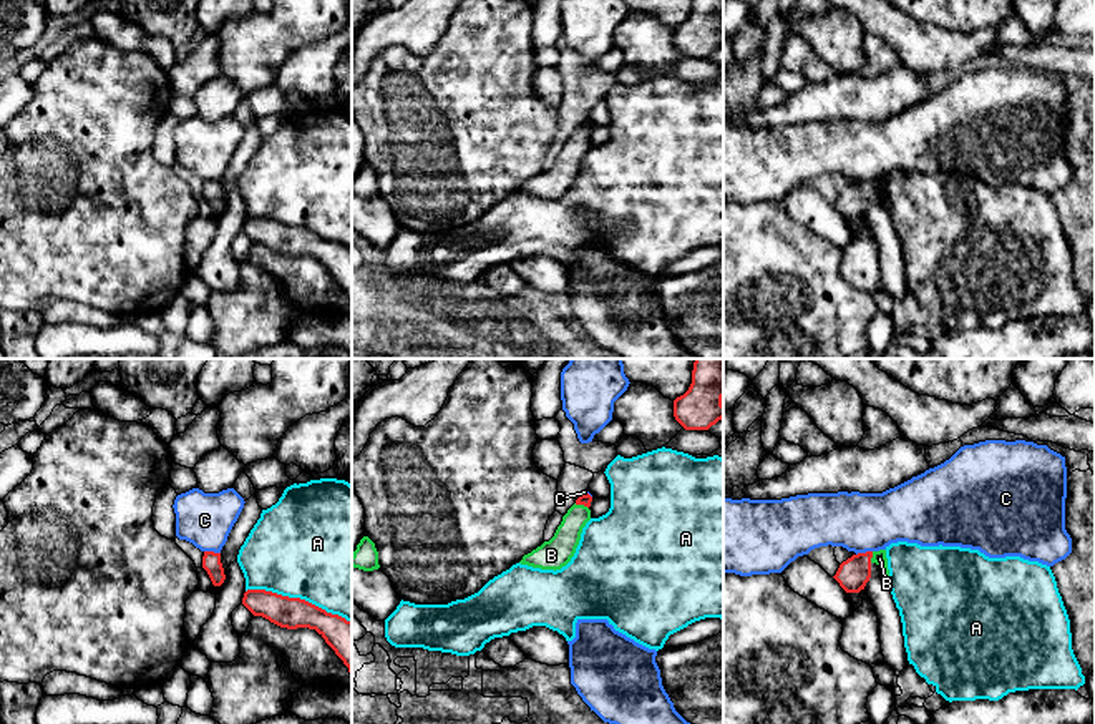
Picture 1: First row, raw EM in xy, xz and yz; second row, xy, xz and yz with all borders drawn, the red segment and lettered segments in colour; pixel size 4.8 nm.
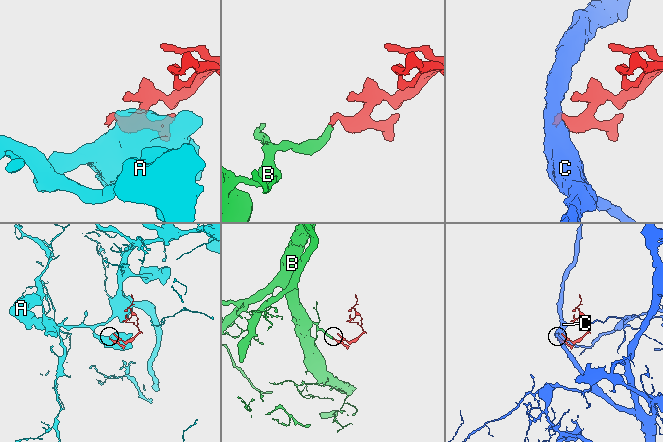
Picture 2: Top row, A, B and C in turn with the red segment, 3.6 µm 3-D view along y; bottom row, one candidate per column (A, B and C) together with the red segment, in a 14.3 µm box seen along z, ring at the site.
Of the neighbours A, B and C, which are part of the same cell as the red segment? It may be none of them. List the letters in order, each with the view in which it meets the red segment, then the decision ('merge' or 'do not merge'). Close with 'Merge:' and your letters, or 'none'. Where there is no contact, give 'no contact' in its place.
A: contact in xy; do not merge
B: contact in yz; merge
C: contact in xy; do not merge
Merge: B

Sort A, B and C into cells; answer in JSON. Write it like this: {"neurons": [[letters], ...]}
{"neurons": [["A"], ["B"], ["C"]]}

